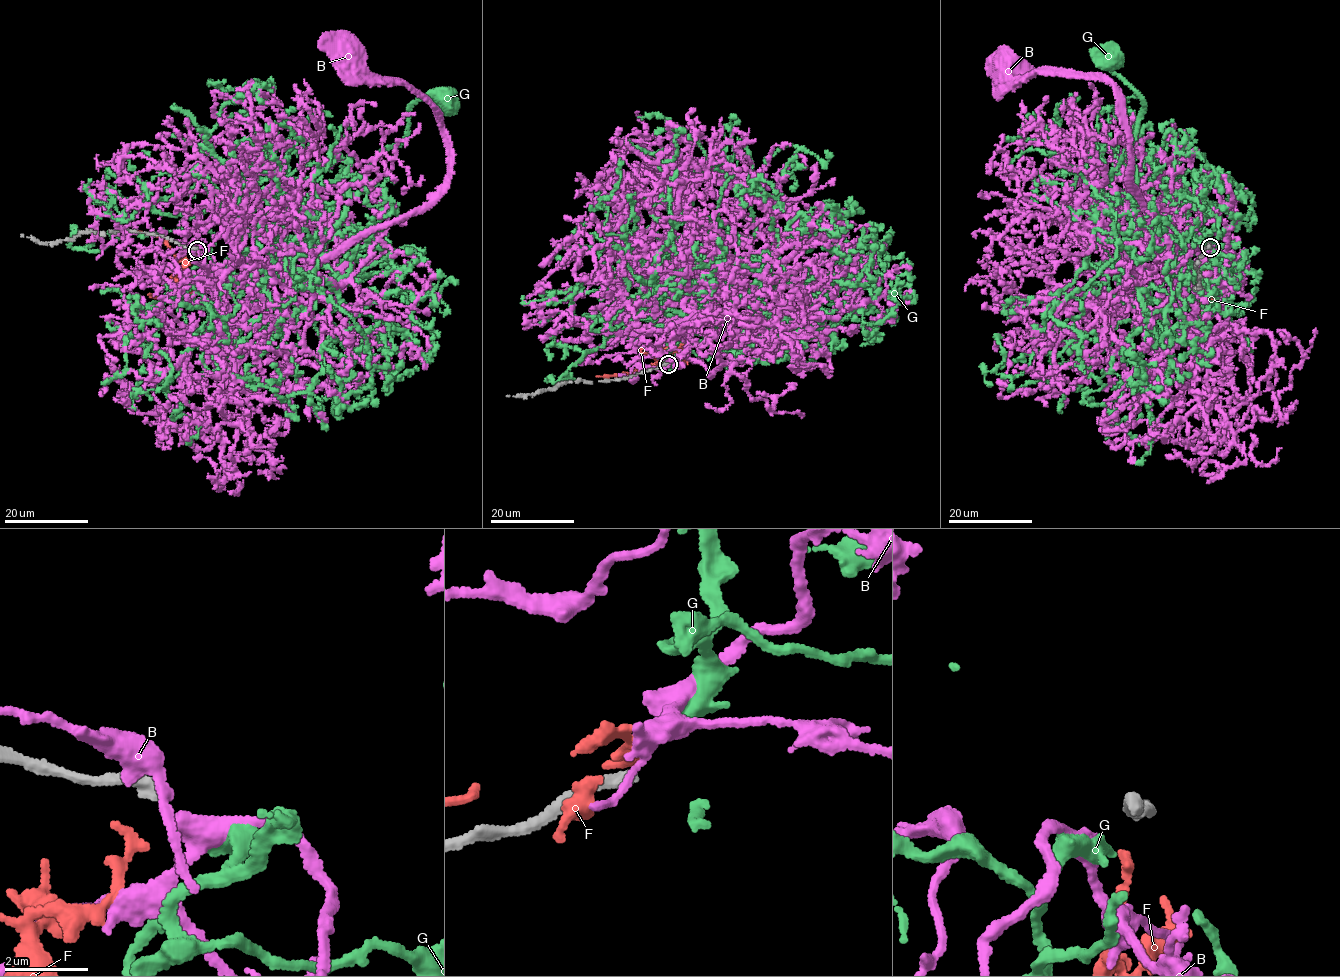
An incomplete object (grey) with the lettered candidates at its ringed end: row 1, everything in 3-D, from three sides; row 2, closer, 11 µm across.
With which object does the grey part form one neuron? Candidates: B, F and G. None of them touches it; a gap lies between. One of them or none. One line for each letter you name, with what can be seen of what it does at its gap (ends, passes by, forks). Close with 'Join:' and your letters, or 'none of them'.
Join: none of them

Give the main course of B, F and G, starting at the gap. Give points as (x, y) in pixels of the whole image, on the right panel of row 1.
B: (1206, 250), (1179, 293), (1158, 279), (1170, 251), (1131, 182), (1121, 93), (1069, 70), (1022, 79), (1008, 67)
F: (1208, 252), (1211, 274), (1199, 289), (1211, 297), (1222, 296)
G: (1207, 251), (1170, 237), (1152, 245), (1129, 212), (1126, 239), (1159, 229), (1129, 158), (1144, 107), (1107, 59)

